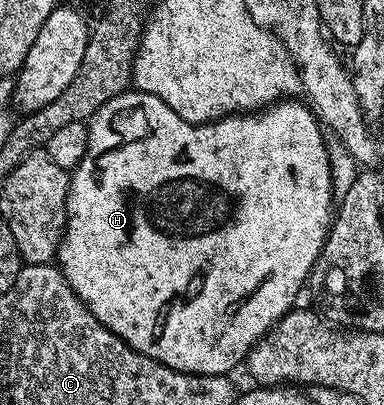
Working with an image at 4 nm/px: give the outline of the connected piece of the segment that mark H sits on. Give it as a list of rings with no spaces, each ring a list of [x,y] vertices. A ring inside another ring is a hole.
[[[125,91],[119,93],[115,101],[108,101],[103,105],[87,122],[88,146],[86,147],[86,155],[82,155],[82,159],[77,163],[68,183],[68,221],[64,225],[64,239],[60,242],[58,268],[67,277],[70,287],[78,295],[78,299],[82,299],[82,303],[86,303],[86,307],[92,310],[92,313],[98,319],[98,323],[102,323],[111,333],[118,335],[131,349],[138,349],[142,355],[155,357],[157,361],[164,365],[170,365],[183,373],[222,377],[231,374],[233,372],[231,369],[235,365],[243,366],[248,352],[297,304],[296,296],[299,295],[300,288],[307,283],[308,277],[310,281],[316,267],[316,260],[320,258],[320,252],[324,250],[324,240],[328,237],[328,226],[332,224],[334,216],[334,194],[332,191],[332,164],[328,158],[330,145],[329,142],[324,142],[325,130],[322,128],[317,114],[303,100],[301,100],[302,102],[292,100],[296,99],[281,99],[259,111],[233,113],[221,117],[219,121],[205,121],[199,125],[191,125],[186,119],[182,119],[182,115],[175,113],[173,109],[165,109],[162,99],[158,99],[149,93]]]

